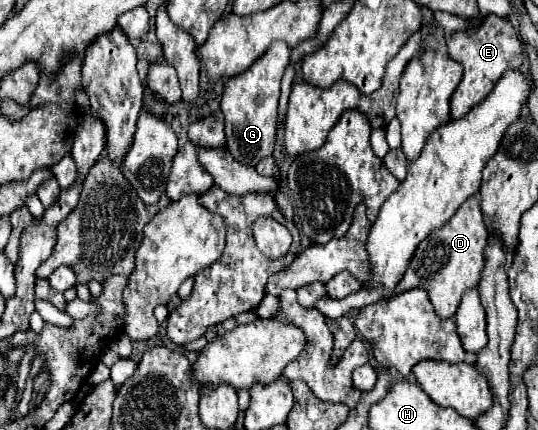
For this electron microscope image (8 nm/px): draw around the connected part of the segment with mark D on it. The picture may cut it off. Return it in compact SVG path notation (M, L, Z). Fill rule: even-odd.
M471 197L459 207L459 211L439 229L431 231L427 239L419 243L415 249L409 267L391 297L405 293L409 289L425 289L431 297L431 303L441 319L451 319L457 313L463 291L471 291L479 287L481 273L485 267L485 247L487 247L487 225L483 221L483 213L479 207L479 199Z

